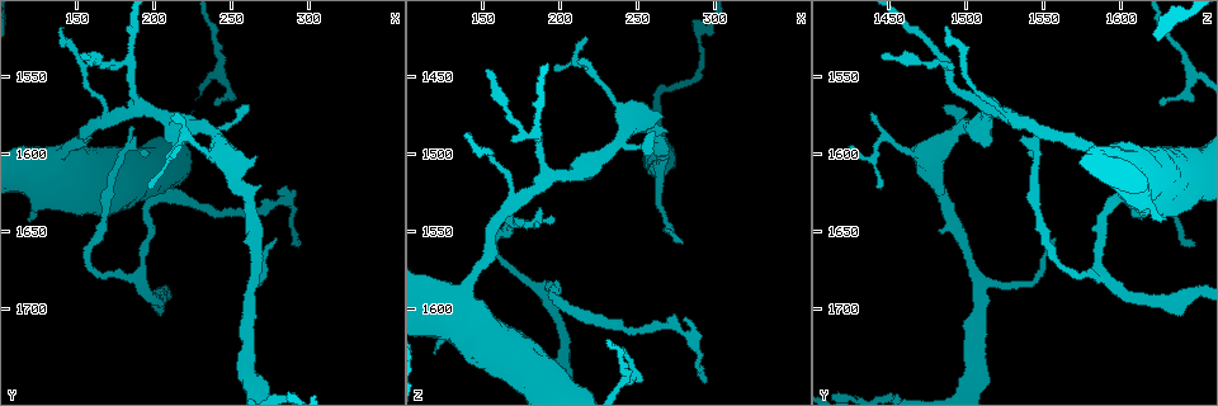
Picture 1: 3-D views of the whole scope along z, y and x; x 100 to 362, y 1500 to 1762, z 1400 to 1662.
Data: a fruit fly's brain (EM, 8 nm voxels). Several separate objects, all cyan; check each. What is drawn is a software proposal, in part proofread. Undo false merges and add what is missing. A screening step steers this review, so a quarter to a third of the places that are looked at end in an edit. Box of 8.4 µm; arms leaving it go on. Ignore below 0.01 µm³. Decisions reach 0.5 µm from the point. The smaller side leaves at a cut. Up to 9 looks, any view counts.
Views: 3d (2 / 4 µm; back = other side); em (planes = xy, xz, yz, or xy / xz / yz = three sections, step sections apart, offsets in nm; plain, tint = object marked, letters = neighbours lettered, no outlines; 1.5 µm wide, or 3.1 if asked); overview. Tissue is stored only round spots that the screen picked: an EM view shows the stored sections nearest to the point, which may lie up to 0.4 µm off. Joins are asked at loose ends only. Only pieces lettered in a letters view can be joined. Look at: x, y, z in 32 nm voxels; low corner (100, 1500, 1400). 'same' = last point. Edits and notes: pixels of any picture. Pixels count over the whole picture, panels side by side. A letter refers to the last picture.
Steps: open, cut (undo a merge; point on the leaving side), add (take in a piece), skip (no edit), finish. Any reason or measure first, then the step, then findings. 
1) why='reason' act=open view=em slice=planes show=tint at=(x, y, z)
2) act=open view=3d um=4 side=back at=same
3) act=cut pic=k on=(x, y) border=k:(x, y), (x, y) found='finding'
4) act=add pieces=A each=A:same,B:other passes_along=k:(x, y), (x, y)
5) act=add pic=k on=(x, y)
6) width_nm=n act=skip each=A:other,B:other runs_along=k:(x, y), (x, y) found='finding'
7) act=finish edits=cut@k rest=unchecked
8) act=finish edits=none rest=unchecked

why='an open end' act=open view=3d um=2 at=(240, 1566, 1624)

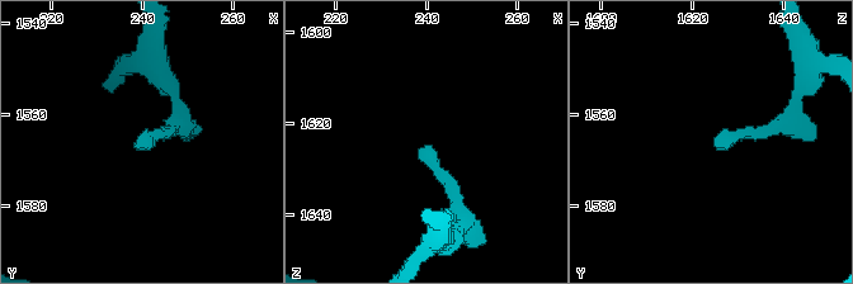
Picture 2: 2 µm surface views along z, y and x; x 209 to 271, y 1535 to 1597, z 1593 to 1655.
act=open view=em slice=xz step=4 show=letters at=(240, 1567, 1624)

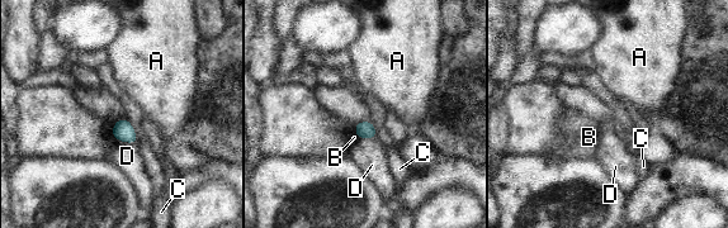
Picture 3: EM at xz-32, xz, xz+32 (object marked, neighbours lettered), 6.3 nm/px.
act=skip each=A:other,B:other,C:other,D:other border=3:(135, 133), (137, 142) found='no lettered piece goes on from it'

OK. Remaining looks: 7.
why='a fork' act=open view=3d um=2 at=(184, 1542, 1488)

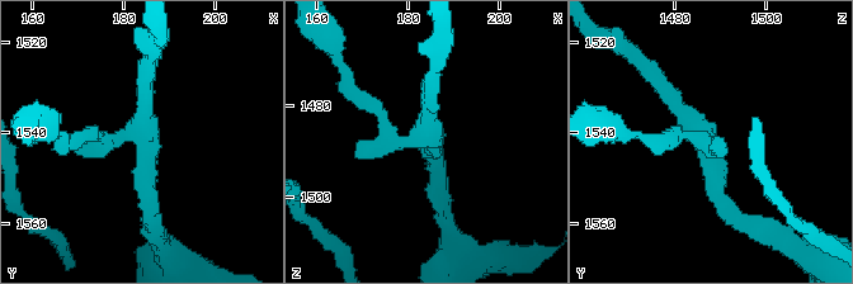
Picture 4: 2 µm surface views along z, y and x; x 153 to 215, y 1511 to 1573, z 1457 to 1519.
arms=3 act=open view=em slice=planes show=letters at=(184, 1543, 1487)

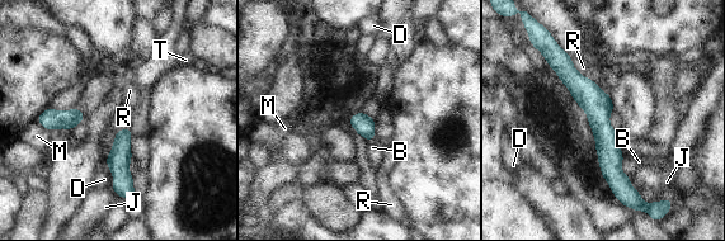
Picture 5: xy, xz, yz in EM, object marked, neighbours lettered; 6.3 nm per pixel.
width_nm=100 longest_contact=R:340nm act=skip each=B:other,D:other,J:other,M:other,R:other,T:other found='continuous, no second neuron'

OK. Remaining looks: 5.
why='an open end' act=open view=em slice=planes show=letters at=(292, 1658, 1648)

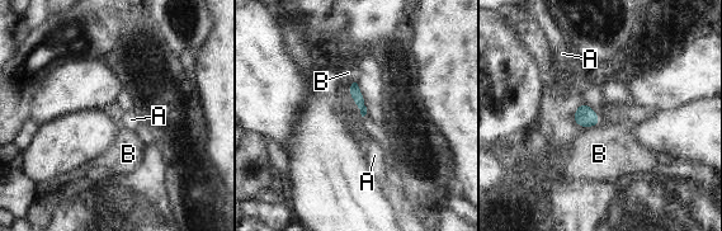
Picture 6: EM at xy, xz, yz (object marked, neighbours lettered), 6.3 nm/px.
act=skip each=A:other,B:other border=6:(353, 79), (349, 94), (362, 117) found='none of them fits'

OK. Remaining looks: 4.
act=open view=3d um=4 at=(196, 1622, 1442)

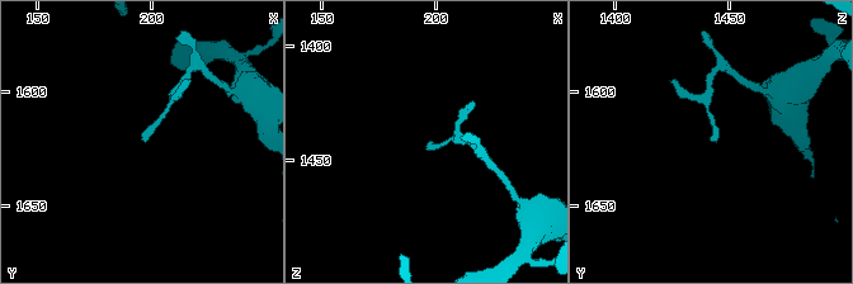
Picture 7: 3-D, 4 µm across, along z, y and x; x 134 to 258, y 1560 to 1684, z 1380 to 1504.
why='shape alone is not enough' act=open view=em slice=yz step=8 show=letters at=(197, 1621, 1443)

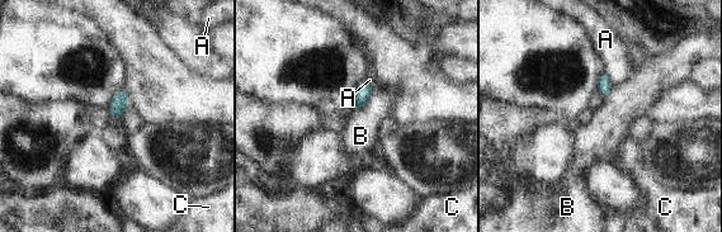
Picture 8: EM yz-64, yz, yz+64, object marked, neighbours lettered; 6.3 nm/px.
act=open view=em slice=planes show=letters at=same

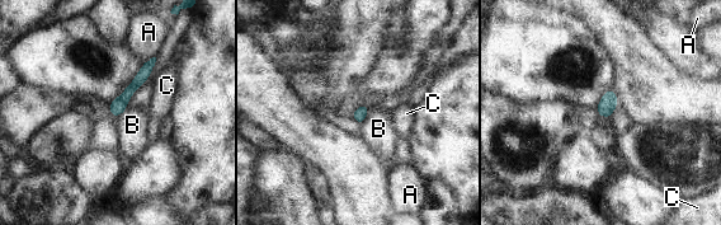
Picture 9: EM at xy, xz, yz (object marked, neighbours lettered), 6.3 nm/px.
width_nm=90 act=skip each=A:other,B:other,C:other runs_along=9:(151, 62), (114, 112) found='no lettered piece goes on from it'

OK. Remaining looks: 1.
act=finish edits=none rest=unchecked

